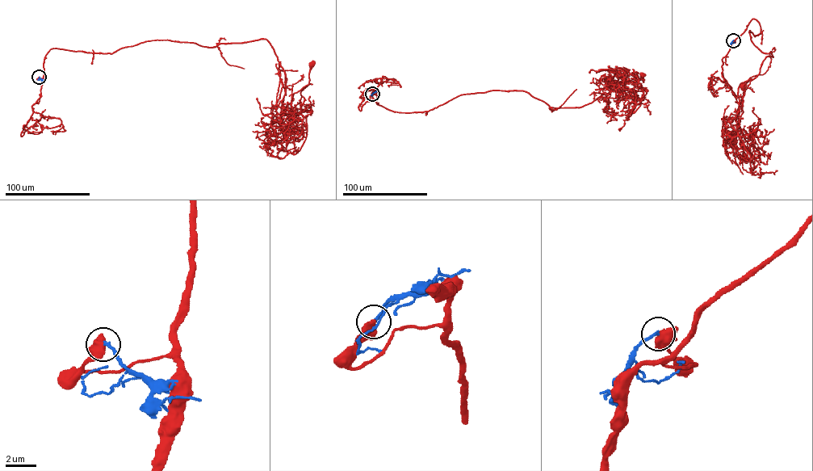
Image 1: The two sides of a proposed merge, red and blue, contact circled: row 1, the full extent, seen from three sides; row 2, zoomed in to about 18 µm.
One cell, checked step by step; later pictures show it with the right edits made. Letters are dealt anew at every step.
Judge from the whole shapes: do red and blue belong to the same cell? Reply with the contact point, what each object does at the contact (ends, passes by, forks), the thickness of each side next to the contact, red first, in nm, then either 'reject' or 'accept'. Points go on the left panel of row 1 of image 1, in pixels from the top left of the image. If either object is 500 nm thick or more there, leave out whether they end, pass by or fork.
place (39, 77); red passes by; blue ends; calibres 480 and 180 nm; reject

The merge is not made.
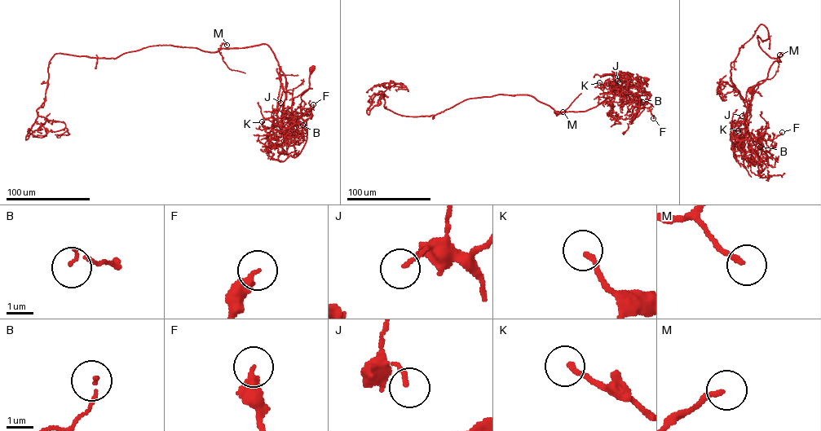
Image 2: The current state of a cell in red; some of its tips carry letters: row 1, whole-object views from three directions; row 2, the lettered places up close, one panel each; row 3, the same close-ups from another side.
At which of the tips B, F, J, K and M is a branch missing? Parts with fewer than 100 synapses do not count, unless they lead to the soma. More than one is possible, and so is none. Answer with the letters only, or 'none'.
none

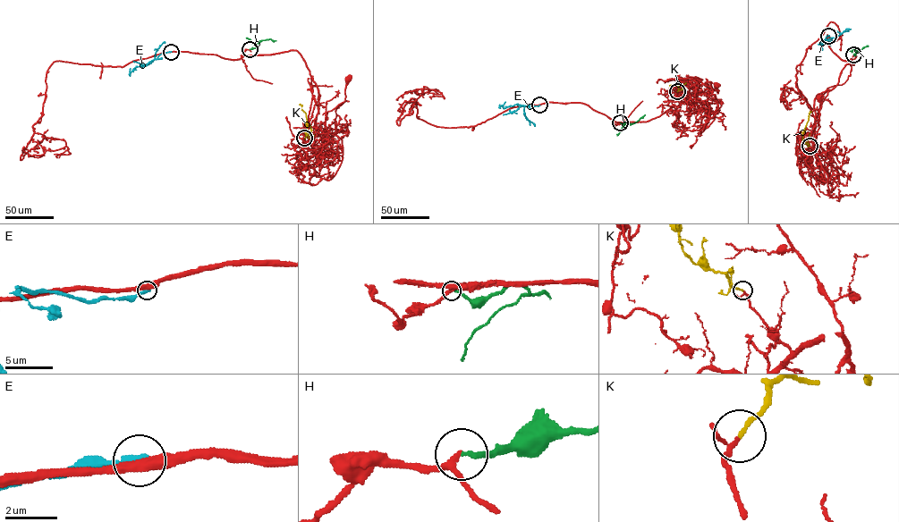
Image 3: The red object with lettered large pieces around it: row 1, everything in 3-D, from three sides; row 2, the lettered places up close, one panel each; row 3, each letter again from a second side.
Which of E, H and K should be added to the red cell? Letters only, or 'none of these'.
K

